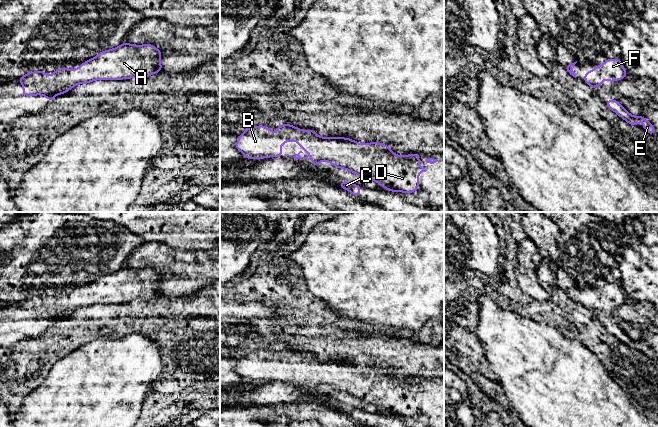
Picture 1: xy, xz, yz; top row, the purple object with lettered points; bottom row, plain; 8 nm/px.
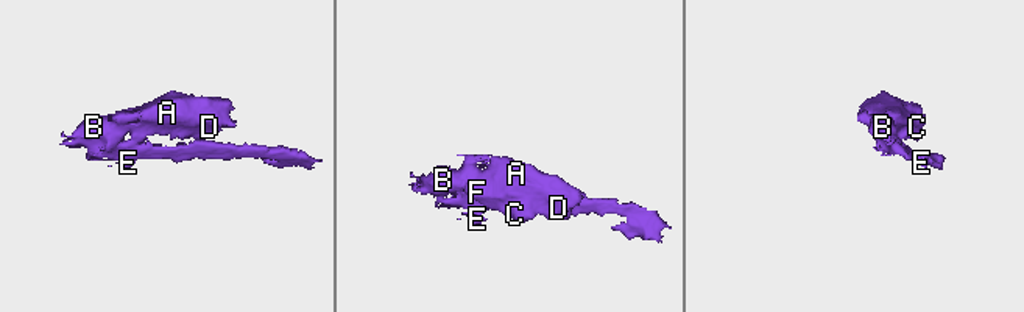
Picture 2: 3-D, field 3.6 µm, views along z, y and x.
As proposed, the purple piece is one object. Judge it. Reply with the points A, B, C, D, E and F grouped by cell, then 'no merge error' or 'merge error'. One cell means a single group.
A B C D E F | no merge error

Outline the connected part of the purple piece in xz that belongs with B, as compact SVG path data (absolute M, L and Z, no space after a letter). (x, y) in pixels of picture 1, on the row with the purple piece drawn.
M289 123L277 126L276 131L277 135L265 125L247 127L246 132L239 135L235 147L247 159L280 158L282 157L282 144L297 141L298 146L304 147L305 153L311 155L313 166L317 166L322 161L328 161L332 166L349 170L360 177L375 181L384 189L393 192L412 193L417 191L419 189L419 174L427 171L424 167L419 166L420 156L418 154L398 156L388 148L387 144L377 142L361 144L350 138L320 137L312 129L301 130Z

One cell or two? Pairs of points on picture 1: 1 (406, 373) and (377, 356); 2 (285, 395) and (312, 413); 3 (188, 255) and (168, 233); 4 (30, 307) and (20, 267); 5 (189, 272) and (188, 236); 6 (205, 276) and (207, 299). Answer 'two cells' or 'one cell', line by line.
1: one cell
2: two cells
3: two cells
4: two cells
5: two cells
6: two cells

